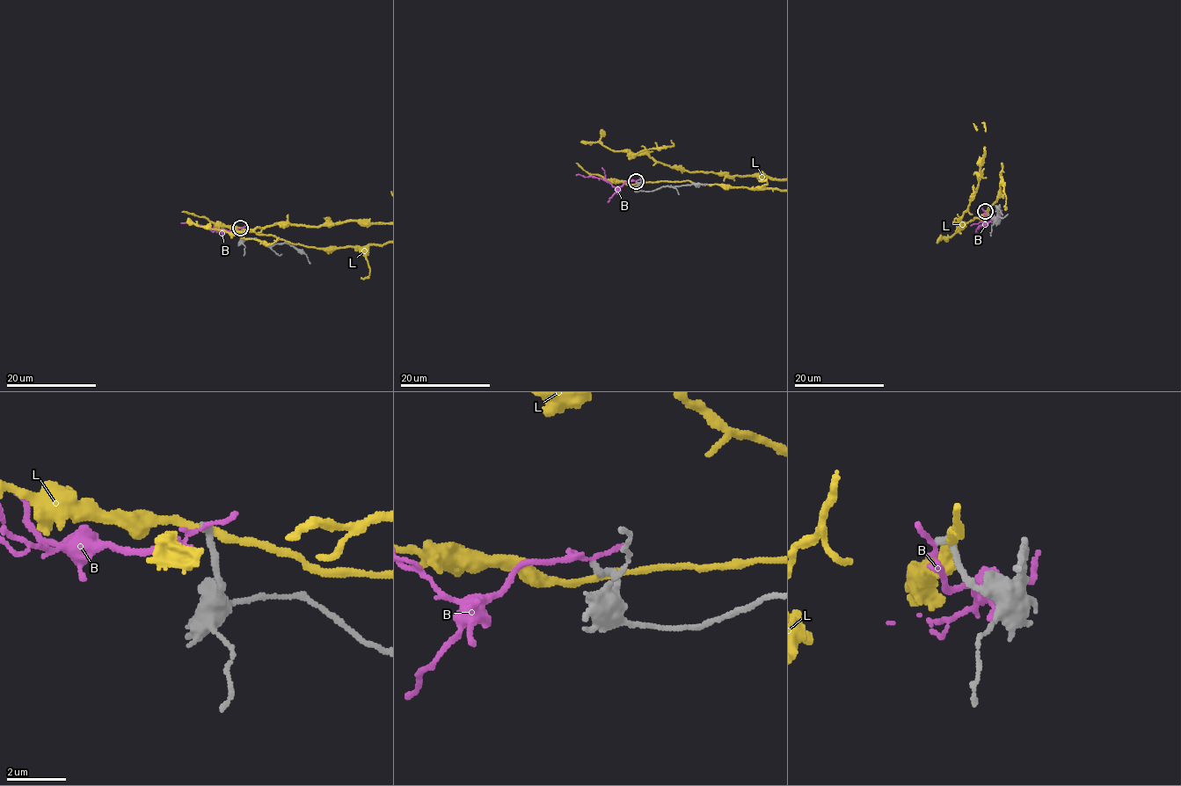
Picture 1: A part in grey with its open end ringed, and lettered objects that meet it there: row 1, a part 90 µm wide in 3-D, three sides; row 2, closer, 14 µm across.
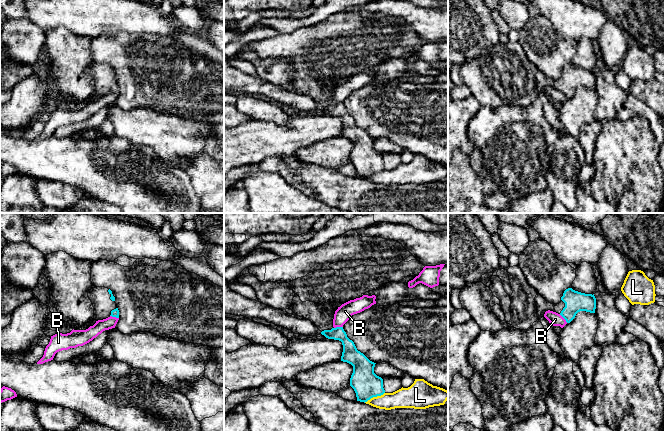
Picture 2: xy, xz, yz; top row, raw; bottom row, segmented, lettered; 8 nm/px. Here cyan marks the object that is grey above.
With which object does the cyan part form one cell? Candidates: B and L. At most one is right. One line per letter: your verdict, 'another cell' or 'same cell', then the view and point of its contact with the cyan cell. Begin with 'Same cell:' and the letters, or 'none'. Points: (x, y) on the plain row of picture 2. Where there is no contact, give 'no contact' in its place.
Same cell: none
B: another cell | xy (114, 92)
L: another cell | xz (374, 172)

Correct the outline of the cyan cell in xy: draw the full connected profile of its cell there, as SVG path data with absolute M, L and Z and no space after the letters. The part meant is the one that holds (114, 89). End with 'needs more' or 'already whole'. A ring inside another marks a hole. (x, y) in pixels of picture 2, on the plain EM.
M94 63L88 67L88 73L94 83L94 96L103 96L110 92L119 94L115 73L110 65Z; needs more

